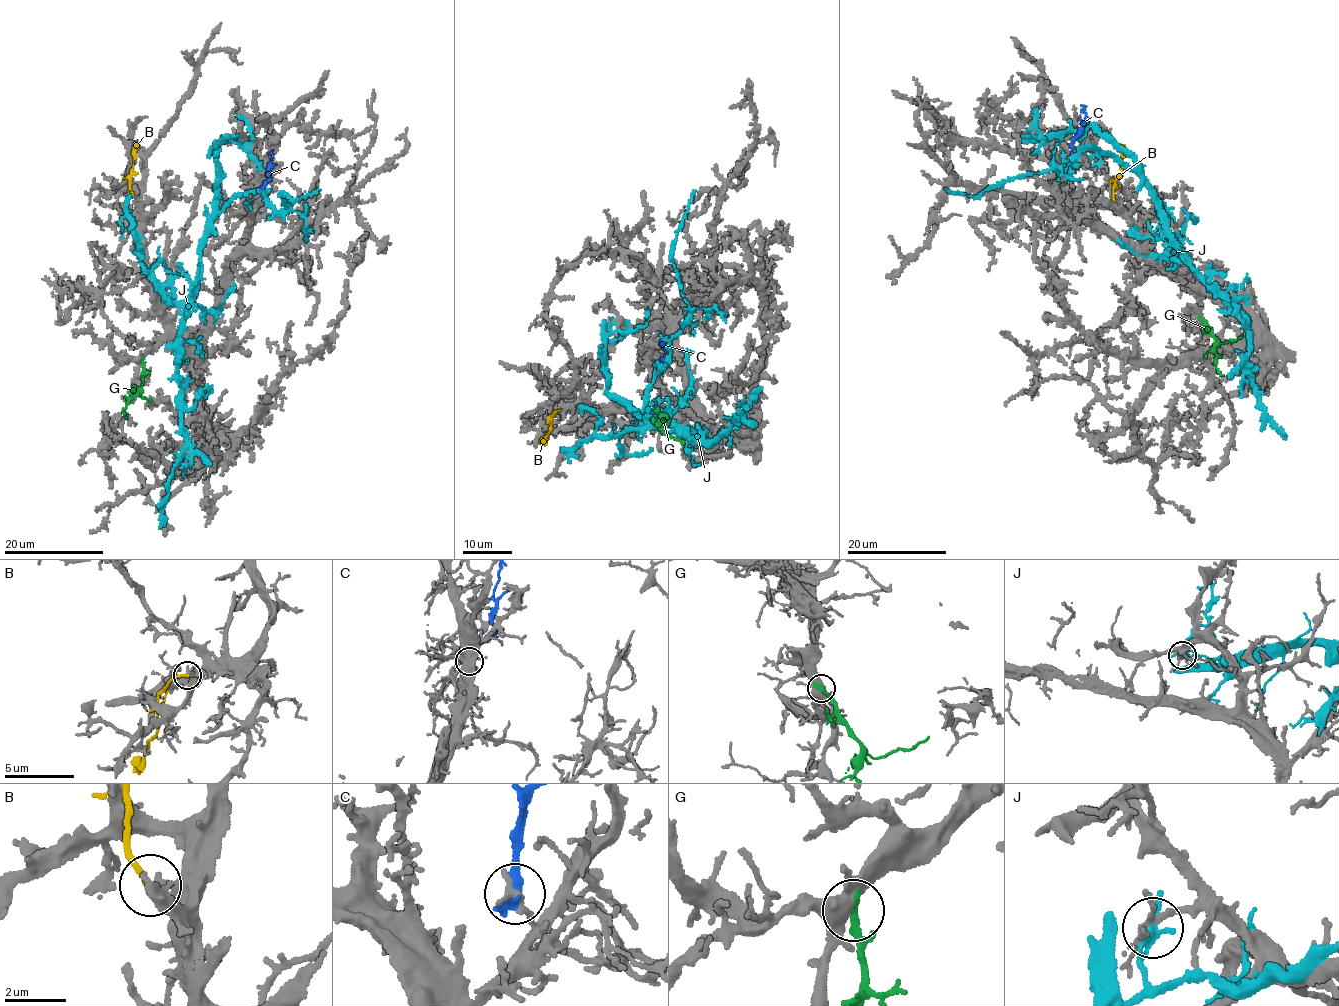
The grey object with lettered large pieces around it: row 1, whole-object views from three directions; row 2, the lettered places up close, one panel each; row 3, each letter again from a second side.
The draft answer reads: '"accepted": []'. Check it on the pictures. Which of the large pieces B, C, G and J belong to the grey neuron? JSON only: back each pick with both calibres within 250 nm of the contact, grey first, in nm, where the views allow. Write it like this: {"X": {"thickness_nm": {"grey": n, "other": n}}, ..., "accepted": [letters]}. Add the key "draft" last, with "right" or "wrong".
{"accepted": [], "draft": "right"}

